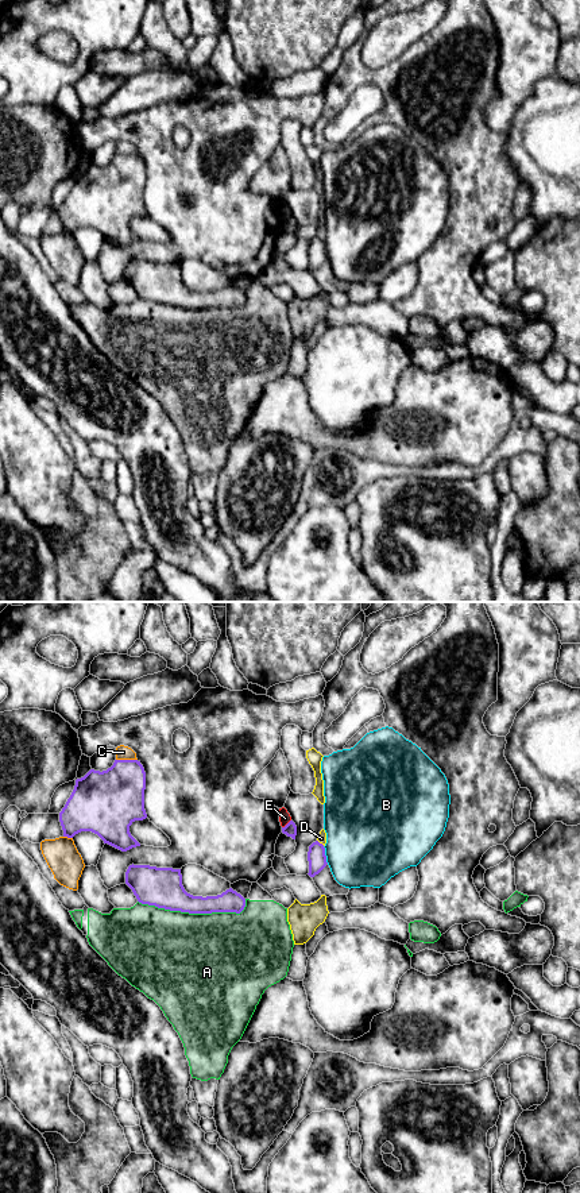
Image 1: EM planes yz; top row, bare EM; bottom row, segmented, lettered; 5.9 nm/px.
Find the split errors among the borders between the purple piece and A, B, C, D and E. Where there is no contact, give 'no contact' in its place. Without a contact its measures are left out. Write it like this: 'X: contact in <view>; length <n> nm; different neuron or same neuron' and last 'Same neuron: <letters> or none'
A: contact in yz; length 650 nm; different neuron
B: contact in yz; length 110 nm; different neuron
C: contact in yz; length 130 nm; different neuron
D: contact in yz; length 60 nm; different neuron
E: contact in yz; length 80 nm; different neuron
Same neuron: none

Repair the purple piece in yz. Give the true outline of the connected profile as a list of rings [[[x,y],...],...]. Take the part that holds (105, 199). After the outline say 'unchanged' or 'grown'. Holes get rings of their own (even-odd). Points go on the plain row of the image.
[[[115,155],[107,166],[90,165],[76,175],[74,185],[59,208],[63,232],[73,233],[81,227],[97,229],[104,239],[121,247],[140,242],[131,231],[129,221],[147,213],[144,205],[146,167],[138,155]]]; unchanged

